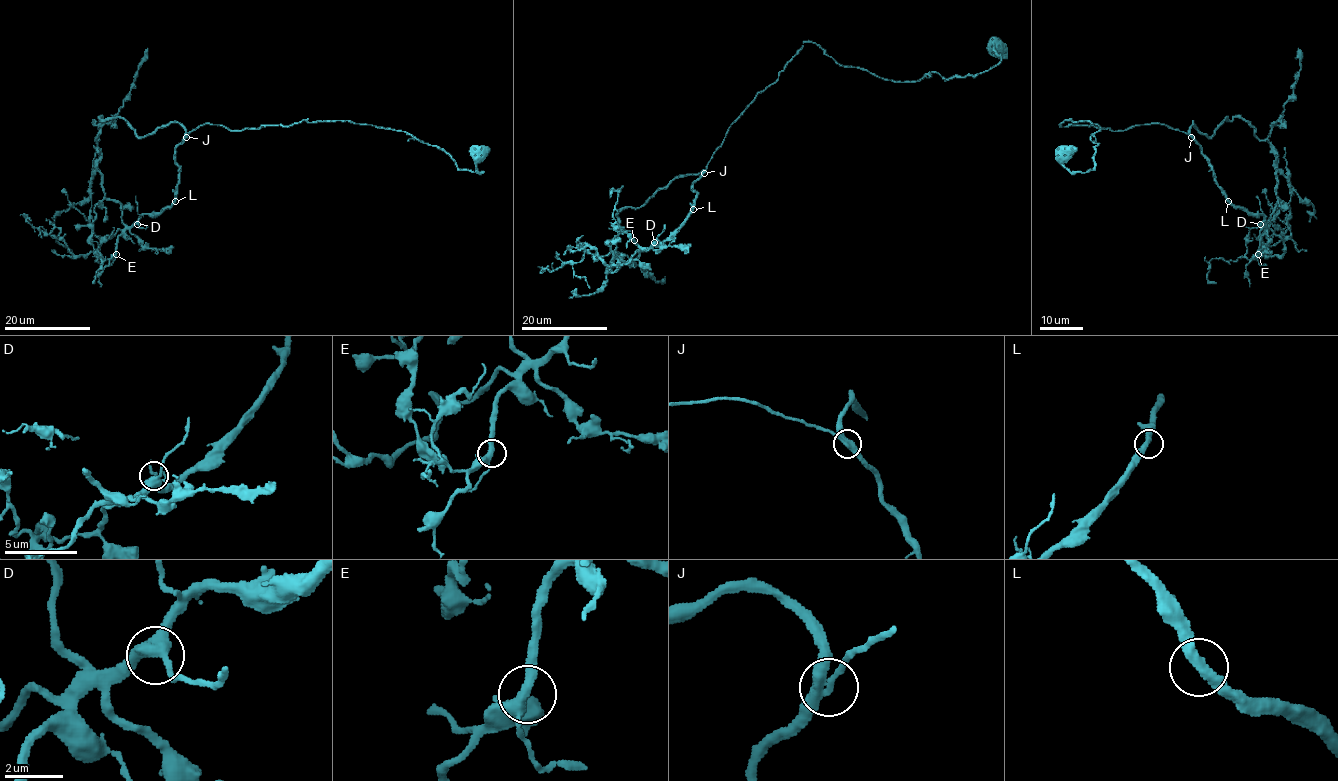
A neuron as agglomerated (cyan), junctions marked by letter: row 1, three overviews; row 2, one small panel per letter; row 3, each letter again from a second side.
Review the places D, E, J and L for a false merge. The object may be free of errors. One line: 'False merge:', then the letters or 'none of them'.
False merge: none of them

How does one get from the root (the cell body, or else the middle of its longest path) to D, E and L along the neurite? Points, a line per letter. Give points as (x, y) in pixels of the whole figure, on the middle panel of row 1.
D: (996, 43), (1000, 60), (975, 76), (895, 82), (804, 42), (729, 128), (693, 183), (688, 218), (654, 242)
E: (996, 43), (1000, 60), (975, 76), (895, 82), (804, 42), (729, 128), (688, 218), (658, 245), (634, 240)
L: (996, 43), (1000, 60), (975, 76), (895, 82), (840, 66), (804, 42), (729, 128), (693, 183), (693, 209)

